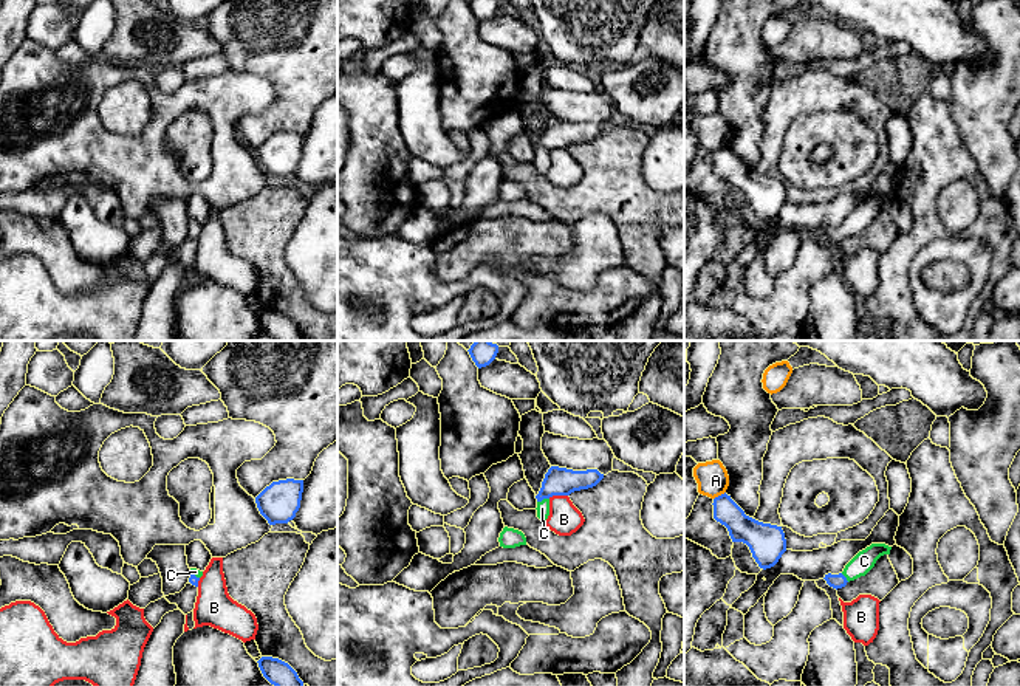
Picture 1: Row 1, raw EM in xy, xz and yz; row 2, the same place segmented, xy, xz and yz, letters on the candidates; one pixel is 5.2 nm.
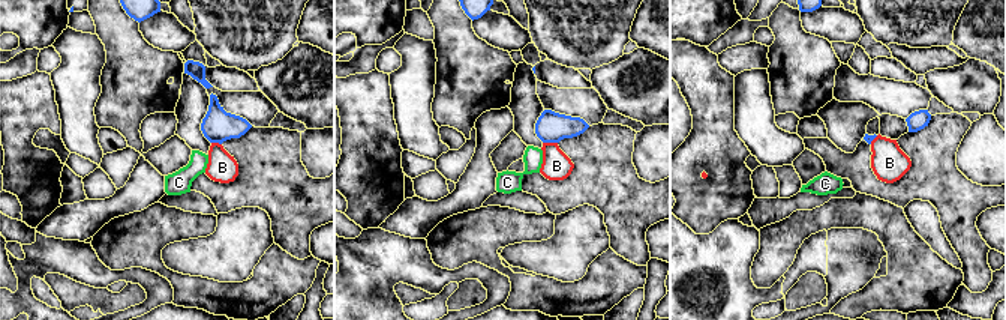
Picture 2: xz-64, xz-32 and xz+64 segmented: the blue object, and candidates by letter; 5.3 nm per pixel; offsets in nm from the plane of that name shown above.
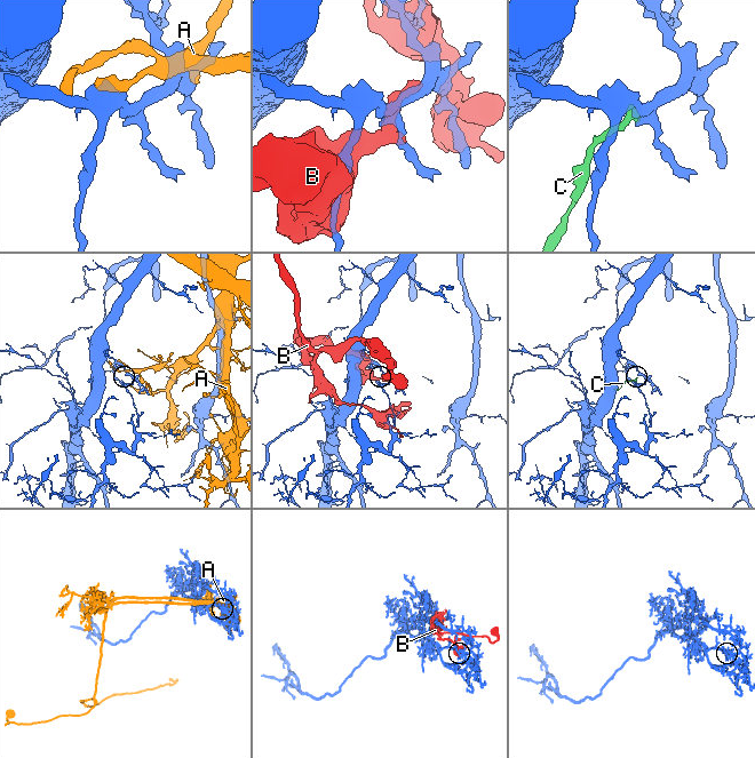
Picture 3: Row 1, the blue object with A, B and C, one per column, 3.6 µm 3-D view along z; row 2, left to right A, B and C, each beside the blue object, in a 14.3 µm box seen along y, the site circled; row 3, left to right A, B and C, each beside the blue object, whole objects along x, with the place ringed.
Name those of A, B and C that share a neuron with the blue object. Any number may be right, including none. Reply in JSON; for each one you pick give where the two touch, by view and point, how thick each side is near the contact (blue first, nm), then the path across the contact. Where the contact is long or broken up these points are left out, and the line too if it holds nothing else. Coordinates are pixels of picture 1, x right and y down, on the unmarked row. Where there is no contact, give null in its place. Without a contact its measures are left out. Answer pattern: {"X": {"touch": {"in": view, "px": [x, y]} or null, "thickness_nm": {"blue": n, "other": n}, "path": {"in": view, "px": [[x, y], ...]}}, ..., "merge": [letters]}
{"C": {"touch": {"in": "xz", "px": [542, 152]}, "thickness_nm": {"blue": 140, "other": 70}, "path": {"in": "xz", "px": [[557, 133], [542, 152], [542, 161]]}}, "merge": ["C"]}

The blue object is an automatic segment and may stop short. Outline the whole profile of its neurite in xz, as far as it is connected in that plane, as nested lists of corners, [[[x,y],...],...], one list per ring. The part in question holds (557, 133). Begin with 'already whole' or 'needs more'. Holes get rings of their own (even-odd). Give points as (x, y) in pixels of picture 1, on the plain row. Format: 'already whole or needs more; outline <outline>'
needs more; outline [[[551,119],[545,127],[537,152],[537,170],[545,175],[549,169],[549,152],[553,149],[570,149],[574,144],[596,139],[604,132],[597,122],[573,124]]]

